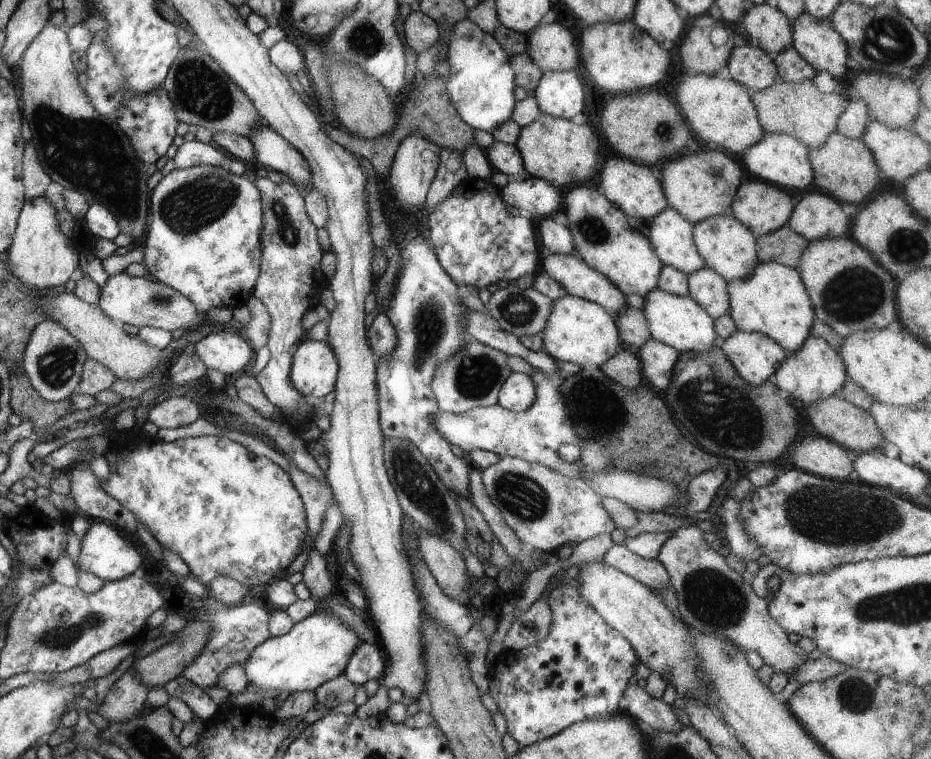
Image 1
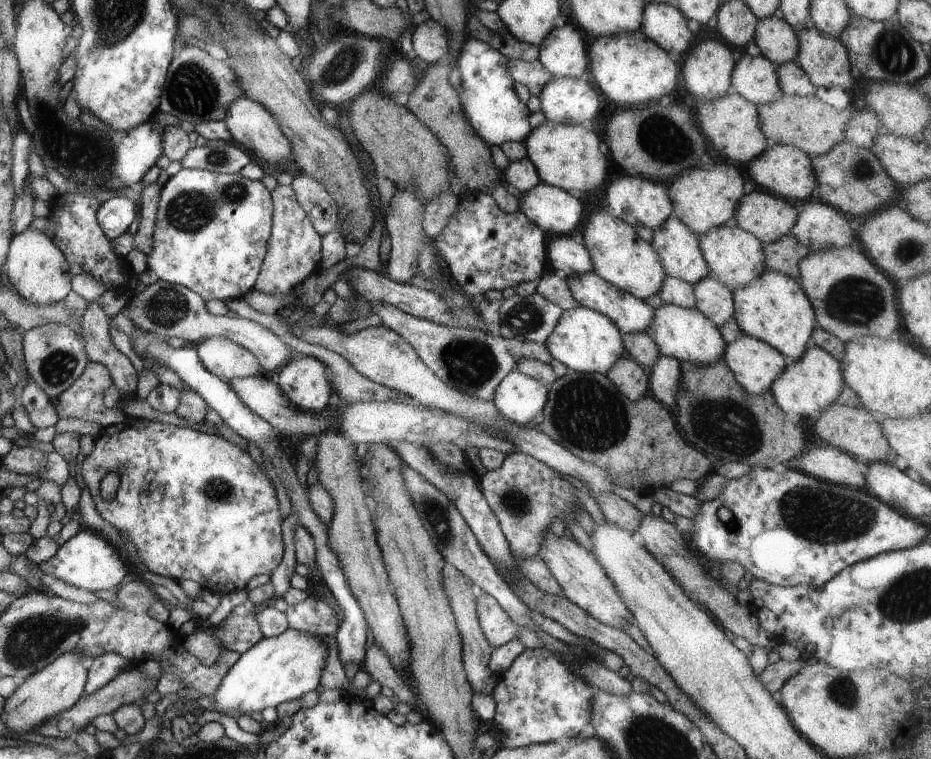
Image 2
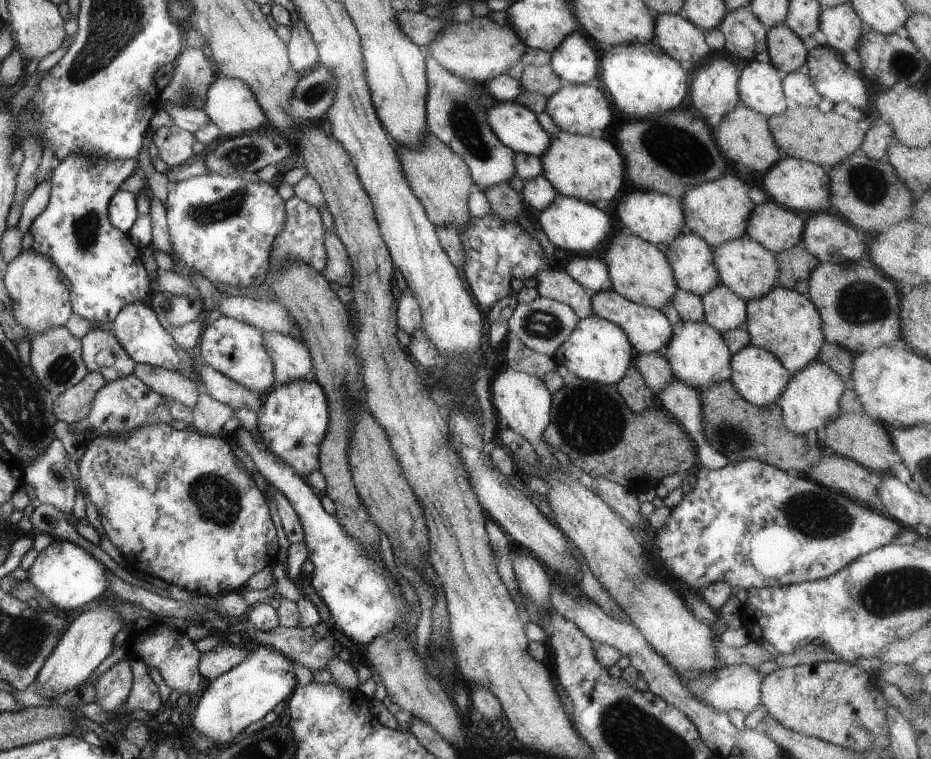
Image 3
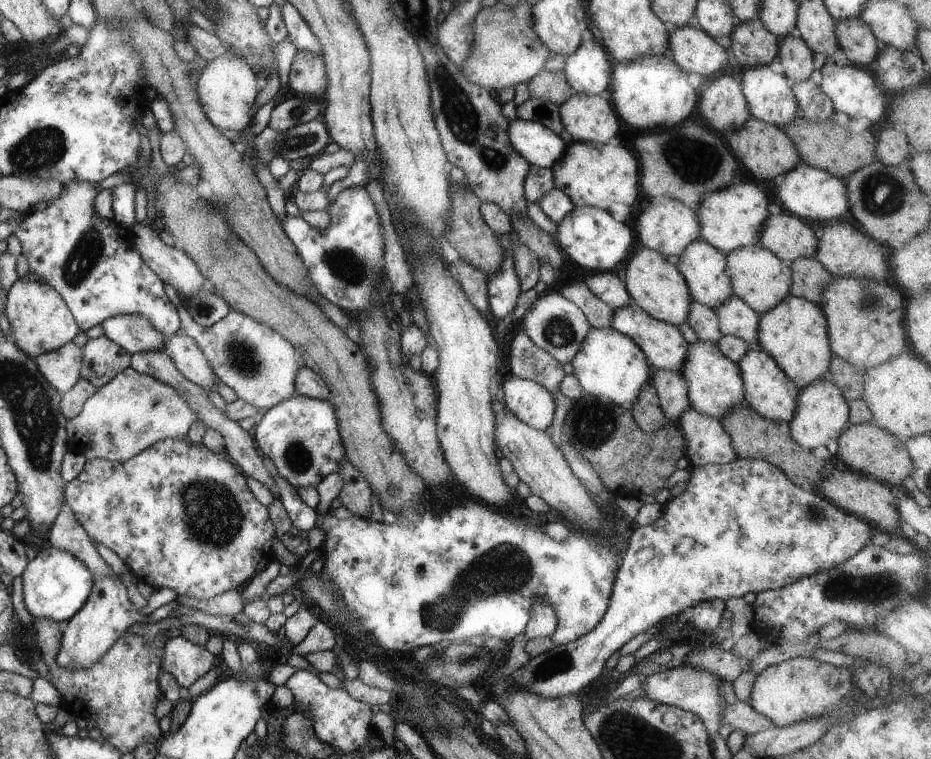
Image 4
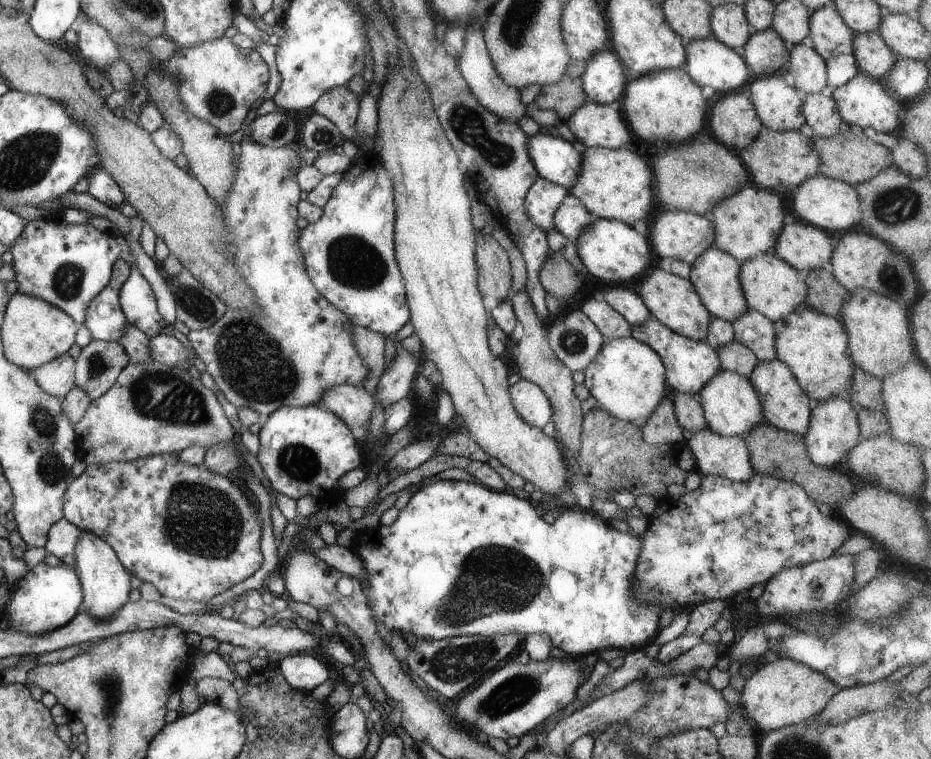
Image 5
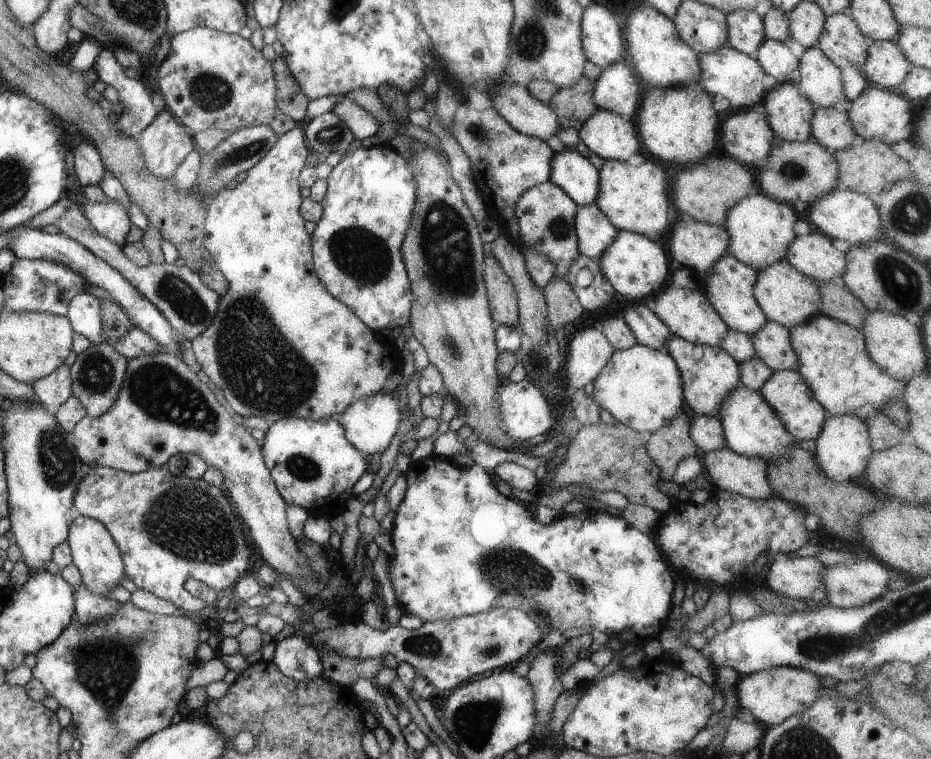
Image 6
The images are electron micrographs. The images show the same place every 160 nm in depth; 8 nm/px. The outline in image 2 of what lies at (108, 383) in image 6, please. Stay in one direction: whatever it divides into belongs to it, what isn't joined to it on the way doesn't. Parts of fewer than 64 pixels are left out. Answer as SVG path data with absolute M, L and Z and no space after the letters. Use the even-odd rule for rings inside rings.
M96 300L88 301L81 318L80 334L86 342L87 354L90 360L106 366L116 387L126 395L134 397L139 376L130 360L112 344L108 329L109 318L102 306Z

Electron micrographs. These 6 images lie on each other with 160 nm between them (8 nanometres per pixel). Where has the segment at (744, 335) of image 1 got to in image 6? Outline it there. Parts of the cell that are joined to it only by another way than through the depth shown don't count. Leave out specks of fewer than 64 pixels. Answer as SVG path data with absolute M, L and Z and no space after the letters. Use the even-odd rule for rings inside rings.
M784 369L773 372L758 391L773 408L774 412L778 414L782 424L798 443L802 440L816 440L824 426L824 422L831 415L813 397L809 386L804 382L804 379L796 369Z

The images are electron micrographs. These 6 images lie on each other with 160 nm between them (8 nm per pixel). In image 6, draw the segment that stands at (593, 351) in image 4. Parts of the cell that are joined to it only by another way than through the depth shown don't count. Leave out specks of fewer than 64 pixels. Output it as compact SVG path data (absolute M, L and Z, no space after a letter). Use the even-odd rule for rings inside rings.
M634 343L630 348L618 349L602 368L602 372L593 380L593 399L601 408L608 410L618 423L625 424L643 435L649 435L656 429L661 429L672 422L682 410L687 410L683 399L681 374L674 359L662 349Z

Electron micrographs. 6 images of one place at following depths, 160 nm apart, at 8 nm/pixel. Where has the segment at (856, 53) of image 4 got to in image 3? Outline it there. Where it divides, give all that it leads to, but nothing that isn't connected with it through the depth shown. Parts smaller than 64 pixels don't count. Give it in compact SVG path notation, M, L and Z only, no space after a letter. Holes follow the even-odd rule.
M848 2L823 7L819 14L819 29L824 32L827 44L842 54L858 46L866 26Z

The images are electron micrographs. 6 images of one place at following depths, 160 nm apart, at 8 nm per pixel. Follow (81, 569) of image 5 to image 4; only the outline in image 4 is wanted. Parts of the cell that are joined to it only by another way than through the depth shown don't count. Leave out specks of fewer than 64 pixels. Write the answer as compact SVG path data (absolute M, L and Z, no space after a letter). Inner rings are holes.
M95 577L94 592L90 600L68 621L62 633L60 641L62 649L55 656L56 664L71 671L79 671L95 665L130 626L142 622L145 618L136 605L128 599L128 592L120 578Z

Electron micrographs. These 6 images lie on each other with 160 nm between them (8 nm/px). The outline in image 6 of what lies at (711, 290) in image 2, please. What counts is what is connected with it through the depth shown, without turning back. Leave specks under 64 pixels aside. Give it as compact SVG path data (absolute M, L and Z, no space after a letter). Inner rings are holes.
M766 321L757 333L750 335L756 357L765 362L773 372L794 370L798 357L789 339L789 330L776 321Z

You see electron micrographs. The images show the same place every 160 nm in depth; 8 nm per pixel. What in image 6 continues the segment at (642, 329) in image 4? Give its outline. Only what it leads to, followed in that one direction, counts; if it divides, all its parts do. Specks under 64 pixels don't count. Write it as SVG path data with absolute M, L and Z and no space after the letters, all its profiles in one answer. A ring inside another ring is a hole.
M672 335L664 342L663 348L674 359L681 374L683 399L690 413L718 415L727 394L742 385L739 364L720 346L695 345Z

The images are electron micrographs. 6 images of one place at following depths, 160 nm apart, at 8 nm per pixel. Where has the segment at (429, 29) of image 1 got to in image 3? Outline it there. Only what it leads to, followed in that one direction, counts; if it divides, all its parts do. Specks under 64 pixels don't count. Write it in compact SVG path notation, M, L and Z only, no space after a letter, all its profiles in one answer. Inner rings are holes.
M472 17L468 22L458 21L448 23L443 28L440 37L424 47L424 54L433 58L456 76L467 82L479 86L486 86L486 82L496 78L496 75L507 74L507 70L516 62L521 61L521 56L527 46L508 25L496 24L488 17Z

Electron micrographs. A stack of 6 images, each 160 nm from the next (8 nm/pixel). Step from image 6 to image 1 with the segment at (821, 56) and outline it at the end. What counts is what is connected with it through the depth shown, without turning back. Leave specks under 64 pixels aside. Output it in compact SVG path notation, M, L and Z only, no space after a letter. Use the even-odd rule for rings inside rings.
M773 2L752 5L742 16L740 28L745 30L748 40L754 40L769 55L792 46L791 22Z

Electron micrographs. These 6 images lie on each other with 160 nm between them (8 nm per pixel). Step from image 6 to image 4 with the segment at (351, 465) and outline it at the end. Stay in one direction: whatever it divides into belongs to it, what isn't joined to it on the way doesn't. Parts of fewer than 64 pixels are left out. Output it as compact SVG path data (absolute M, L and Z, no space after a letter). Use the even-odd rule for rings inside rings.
M292 395L261 413L260 416L260 420L251 430L255 446L264 457L272 460L279 475L285 478L294 488L315 487L323 478L337 472L340 463L345 458L345 452L339 437L338 419L329 400L306 395Z

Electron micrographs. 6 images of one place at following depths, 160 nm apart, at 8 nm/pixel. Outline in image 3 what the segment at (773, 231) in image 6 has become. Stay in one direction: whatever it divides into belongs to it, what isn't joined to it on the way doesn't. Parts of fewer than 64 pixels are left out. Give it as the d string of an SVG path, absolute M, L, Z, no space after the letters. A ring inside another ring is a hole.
M729 171L719 179L690 187L681 198L685 225L711 247L746 234L747 220L756 206L748 197L750 187Z

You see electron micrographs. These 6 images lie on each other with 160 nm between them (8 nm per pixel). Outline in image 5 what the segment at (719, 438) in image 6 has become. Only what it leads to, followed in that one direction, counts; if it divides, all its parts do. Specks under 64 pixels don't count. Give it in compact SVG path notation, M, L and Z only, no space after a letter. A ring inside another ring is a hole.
M670 390L669 396L673 400L676 420L687 435L708 428L698 394Z

